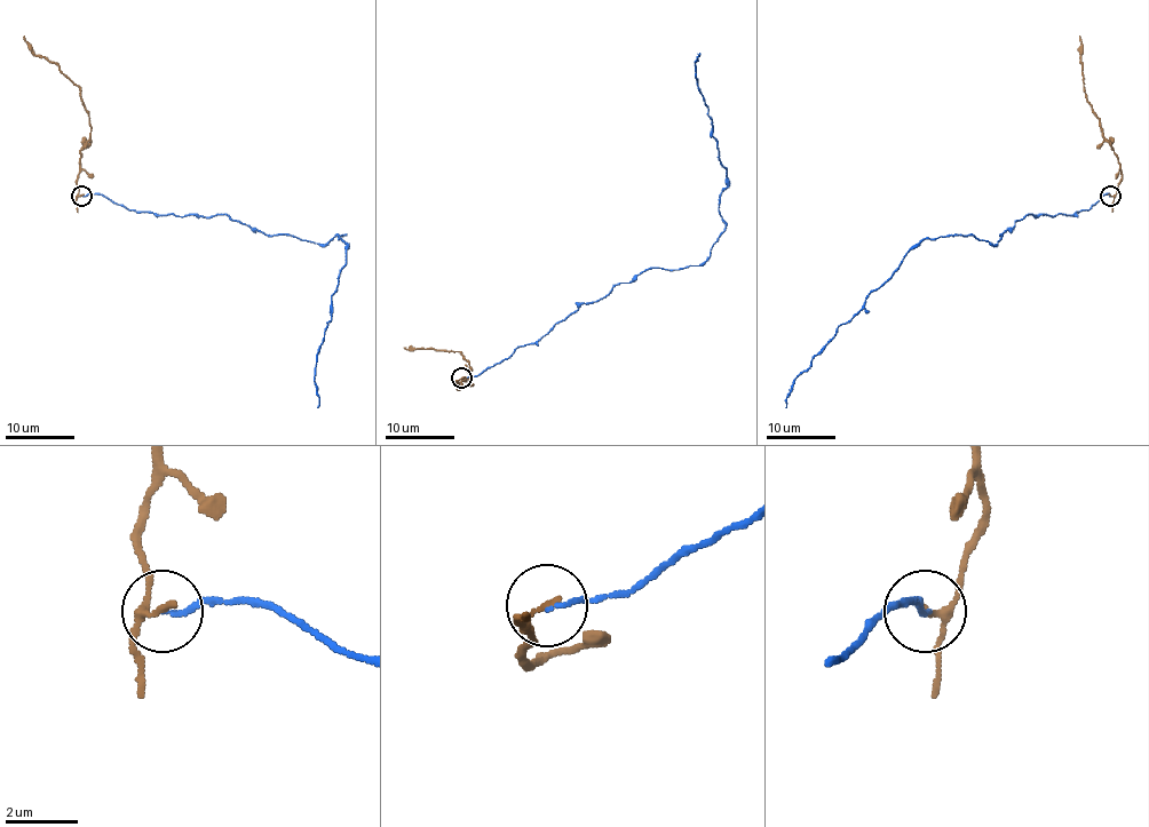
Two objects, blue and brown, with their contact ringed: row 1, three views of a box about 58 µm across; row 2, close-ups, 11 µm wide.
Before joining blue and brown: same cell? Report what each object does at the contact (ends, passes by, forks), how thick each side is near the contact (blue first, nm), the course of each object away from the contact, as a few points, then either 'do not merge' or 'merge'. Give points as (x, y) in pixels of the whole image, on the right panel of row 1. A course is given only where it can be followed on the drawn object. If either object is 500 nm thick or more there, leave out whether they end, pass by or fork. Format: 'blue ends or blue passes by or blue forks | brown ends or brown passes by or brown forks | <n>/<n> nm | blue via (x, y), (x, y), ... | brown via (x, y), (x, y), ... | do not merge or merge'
blue ends | brown passes by | 130/160 nm | blue via (1110, 196), (1072, 215), (1024, 215), (996, 244), (971, 236), (922, 239), (795, 379), (785, 407) | brown via (1110, 196), (1120, 179), (1120, 164), (1103, 136), (1100, 119), (1086, 100), (1079, 36) | do not merge

